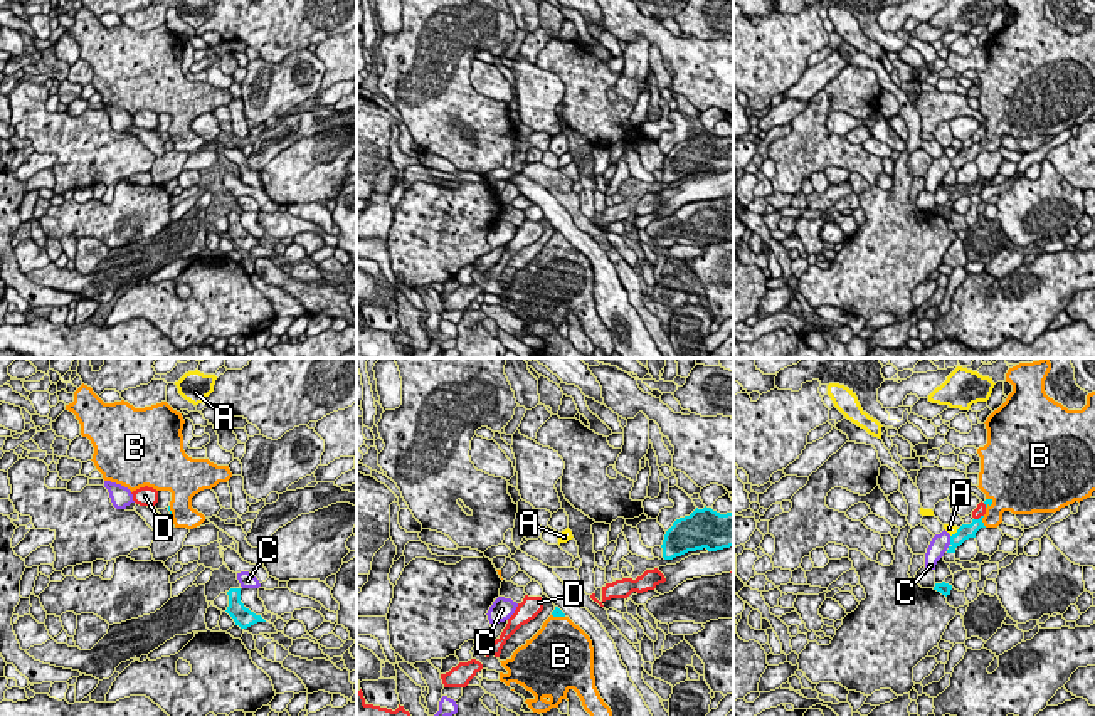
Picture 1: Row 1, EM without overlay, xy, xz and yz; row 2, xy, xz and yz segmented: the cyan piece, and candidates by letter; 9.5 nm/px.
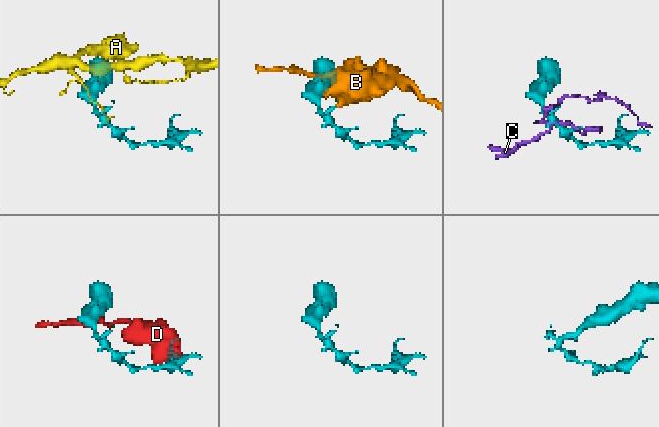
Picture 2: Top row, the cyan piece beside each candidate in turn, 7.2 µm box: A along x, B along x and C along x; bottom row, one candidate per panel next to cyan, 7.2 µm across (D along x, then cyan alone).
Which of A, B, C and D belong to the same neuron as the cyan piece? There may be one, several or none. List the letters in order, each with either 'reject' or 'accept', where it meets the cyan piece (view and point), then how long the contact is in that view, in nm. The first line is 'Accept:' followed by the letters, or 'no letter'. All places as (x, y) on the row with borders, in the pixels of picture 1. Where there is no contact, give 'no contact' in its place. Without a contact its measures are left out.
Accept: B
A: reject | yz (956, 533) | 130 nm
B: accept | yz (981, 521) | 120 nm
C: reject | yz (951, 540) | 80 nm
D: reject | yz (979, 518) | 110 nm

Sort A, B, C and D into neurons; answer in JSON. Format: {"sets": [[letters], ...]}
{"sets": [["A"], ["B"], ["C"], ["D"]]}

